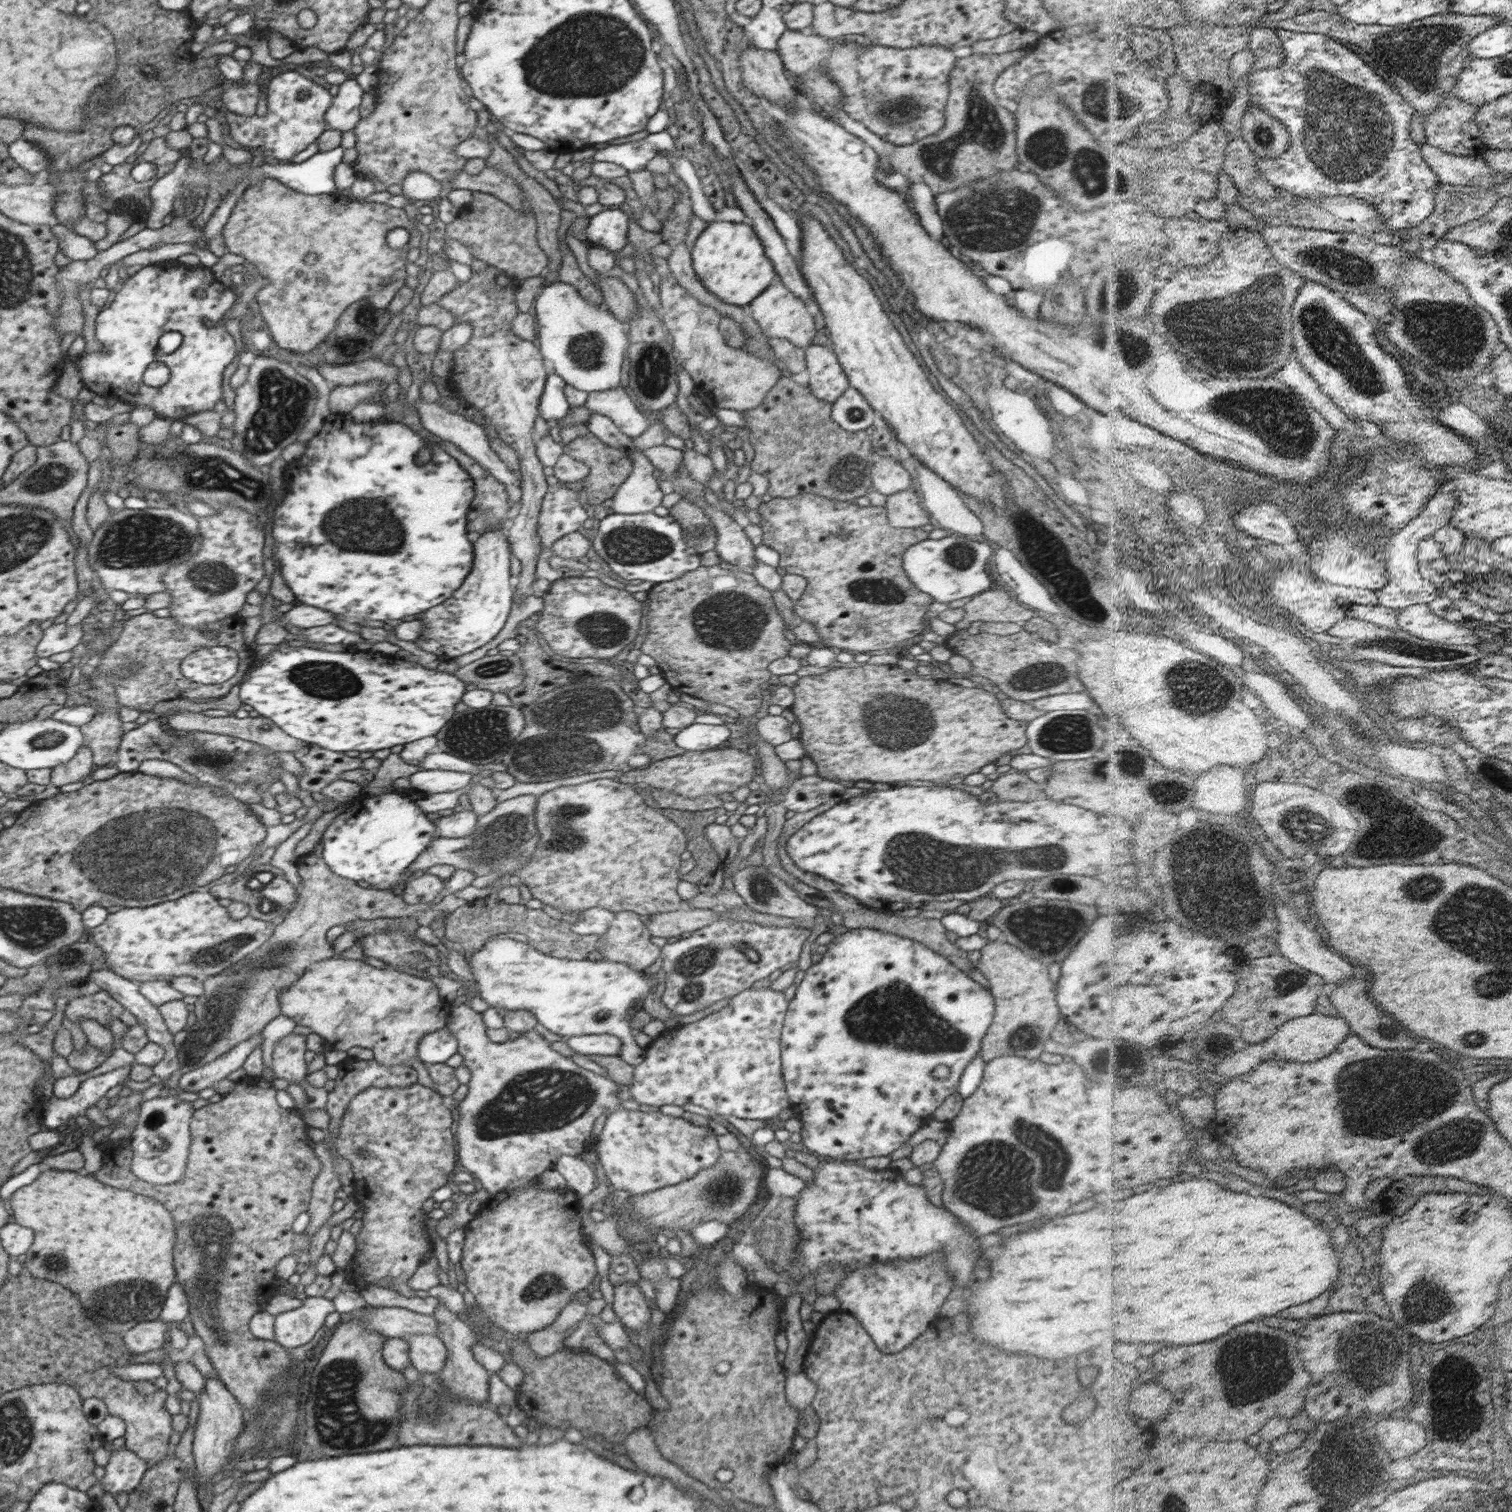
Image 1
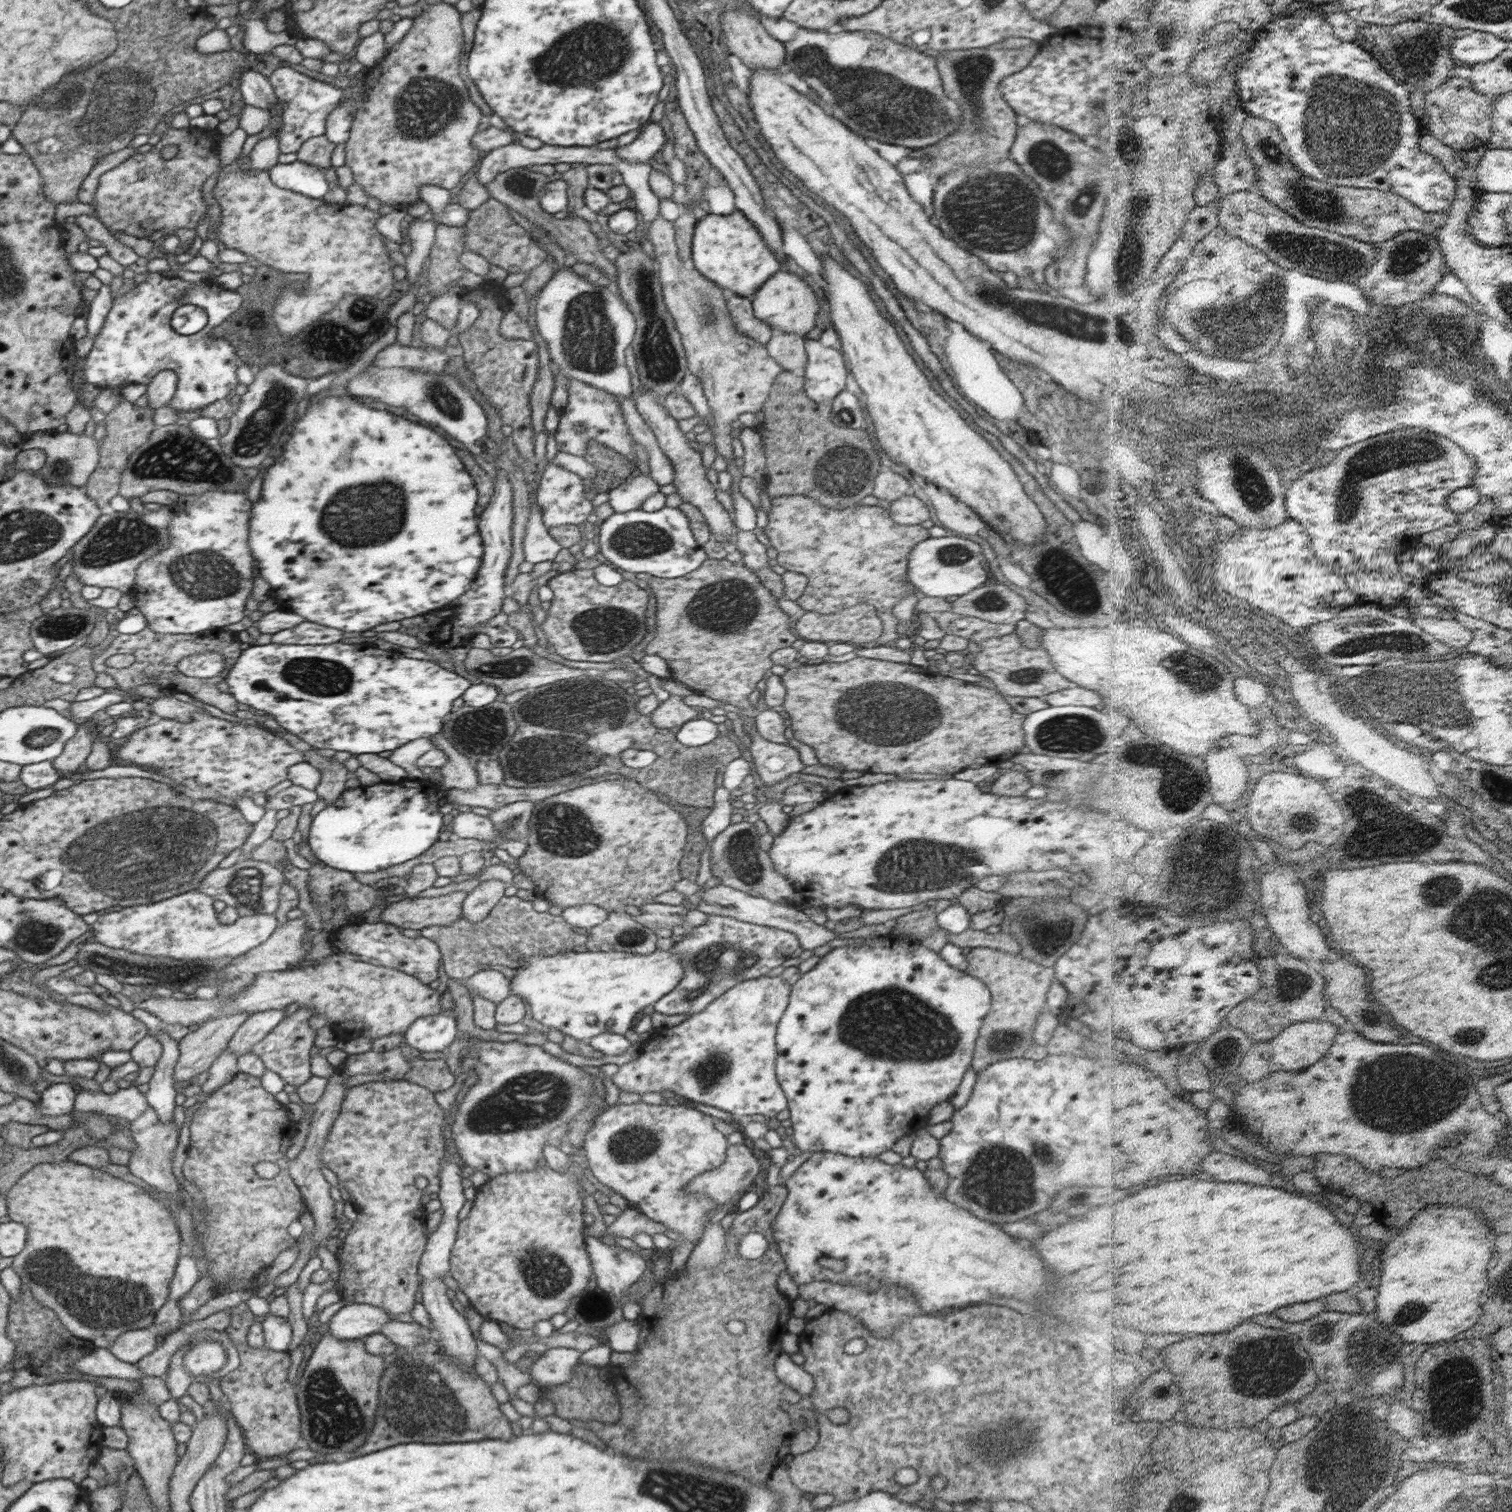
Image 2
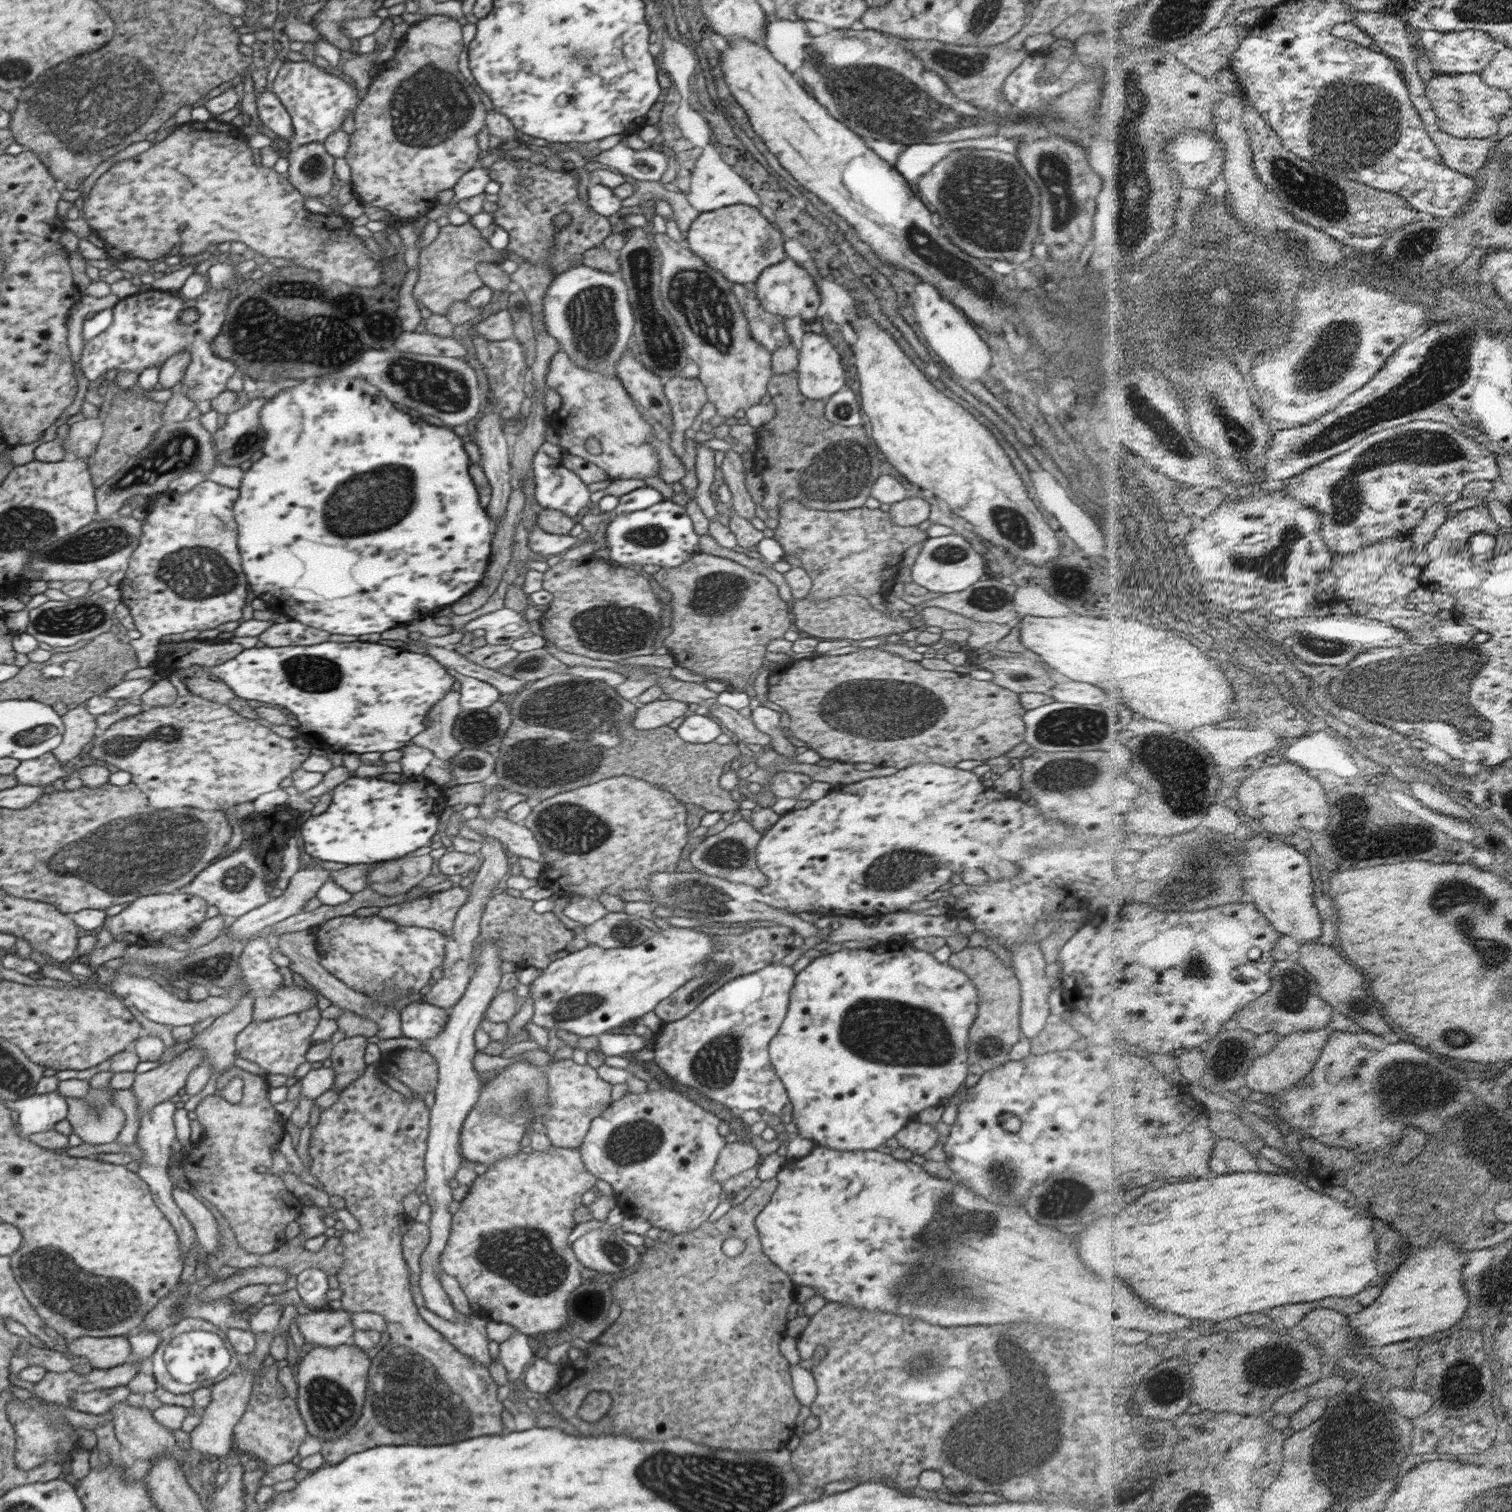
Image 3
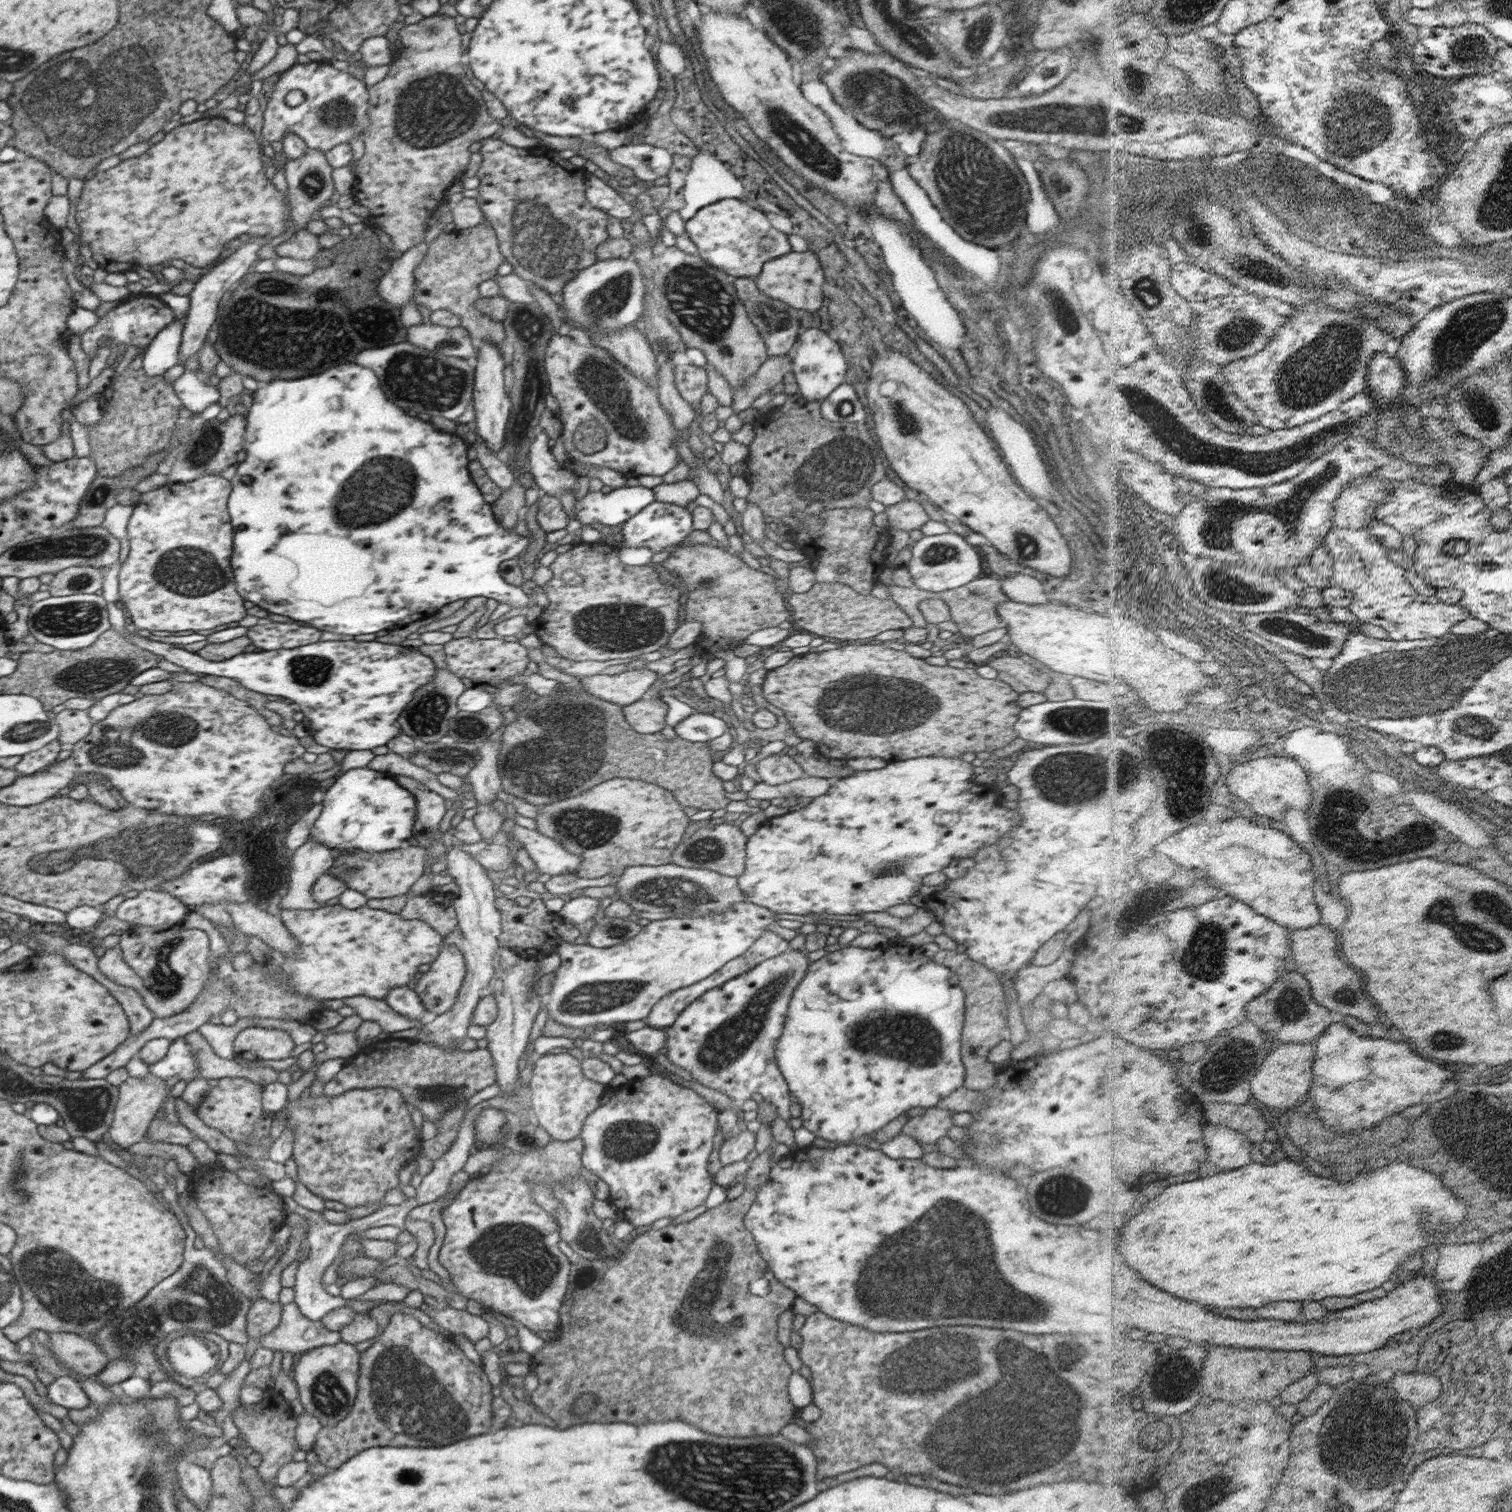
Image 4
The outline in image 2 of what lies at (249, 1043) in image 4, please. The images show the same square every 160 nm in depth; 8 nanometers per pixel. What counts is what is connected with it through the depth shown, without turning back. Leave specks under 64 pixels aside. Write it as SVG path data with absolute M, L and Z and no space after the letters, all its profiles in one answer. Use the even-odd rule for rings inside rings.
M300 1007L290 1016L285 1016L278 1026L275 1026L260 1042L252 1047L250 1053L257 1054L265 1064L265 1068L276 1072L285 1084L298 1087L315 1073L311 1064L310 1050L314 1046L317 1031L308 1025L308 1020L314 1015L316 1016L315 1009Z

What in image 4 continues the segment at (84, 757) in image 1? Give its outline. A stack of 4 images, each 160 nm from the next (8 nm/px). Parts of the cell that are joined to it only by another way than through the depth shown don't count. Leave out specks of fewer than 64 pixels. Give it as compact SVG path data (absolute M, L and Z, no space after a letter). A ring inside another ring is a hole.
M64 710L56 714L55 723L59 727L60 745L71 747L76 742L93 730L94 722L90 719L88 712L80 710Z

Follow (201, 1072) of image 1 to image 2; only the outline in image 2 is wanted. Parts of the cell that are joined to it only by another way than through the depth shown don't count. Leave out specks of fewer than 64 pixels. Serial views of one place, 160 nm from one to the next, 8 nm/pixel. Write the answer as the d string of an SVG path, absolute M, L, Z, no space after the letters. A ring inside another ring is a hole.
M278 1009L252 1013L234 1033L229 1050L238 1057L250 1053L257 1042L260 1042L275 1026L282 1022L285 1011L286 1009Z

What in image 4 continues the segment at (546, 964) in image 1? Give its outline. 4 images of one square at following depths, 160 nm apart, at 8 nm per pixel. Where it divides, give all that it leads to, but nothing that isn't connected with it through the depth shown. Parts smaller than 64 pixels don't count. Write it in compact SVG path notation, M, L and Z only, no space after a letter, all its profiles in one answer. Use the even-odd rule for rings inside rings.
M747 900L744 902L734 903L728 910L720 914L709 914L708 916L697 916L690 918L686 916L666 918L651 918L650 923L641 927L640 932L630 940L622 944L616 944L608 948L596 948L583 944L571 944L562 941L554 952L560 955L560 966L554 971L554 981L550 992L541 1000L541 1006L546 1007L549 1018L571 1026L572 1028L588 1028L598 1026L598 1024L614 1024L614 1022L632 1022L632 1020L644 1020L650 1014L652 1007L656 1005L664 996L668 996L669 992L690 986L694 982L700 982L700 978L708 978L713 975L716 970L720 970L726 963L738 958L744 954L754 942L756 942L766 931L768 926L778 924L778 916L775 912L767 908L752 904ZM602 984L634 984L640 986L640 990L636 992L636 998L618 1004L616 1008L592 1008L592 1010L578 1010L578 1018L574 1018L574 1006L568 1004L566 996L572 998L574 996L574 988L576 992L588 992L594 986L602 986Z

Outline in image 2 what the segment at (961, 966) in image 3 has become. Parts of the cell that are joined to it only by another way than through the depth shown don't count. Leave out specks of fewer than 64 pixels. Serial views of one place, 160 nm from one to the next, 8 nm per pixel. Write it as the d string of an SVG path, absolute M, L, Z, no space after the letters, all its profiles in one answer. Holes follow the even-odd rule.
M972 948L966 956L969 964L966 973L984 982L991 992L991 1010L985 1016L979 1035L988 1038L992 1026L994 1032L1012 1034L1014 1028L1020 1034L1030 1032L1042 1010L1046 1009L1046 992L1054 982L1054 968L1044 968L1021 954L1007 953L1004 949Z

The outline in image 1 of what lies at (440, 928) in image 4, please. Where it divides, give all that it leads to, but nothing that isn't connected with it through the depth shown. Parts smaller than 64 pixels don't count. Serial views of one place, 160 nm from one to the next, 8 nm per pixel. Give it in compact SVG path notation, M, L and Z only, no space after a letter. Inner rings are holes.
M320 842L308 855L300 858L298 873L301 878L301 886L298 891L298 899L291 911L287 912L285 919L275 926L275 932L265 942L264 947L254 950L246 955L240 962L236 962L220 975L205 978L205 994L196 1002L192 1009L191 1021L184 1030L177 1032L173 1038L173 1044L177 1049L179 1061L185 1070L204 1066L218 1057L226 1054L231 1048L238 1046L243 1040L263 1031L263 1028L277 1016L281 1015L280 1004L278 1004L278 993L283 988L292 986L305 971L310 963L326 960L334 955L332 945L326 941L326 932L334 926L345 925L347 922L362 920L374 920L374 918L402 918L402 916L416 918L420 927L429 926L435 918L446 916L467 904L467 901L458 898L453 893L447 892L441 902L434 904L408 904L401 896L394 895L390 890L376 890L363 888L356 881L342 878L333 874L325 861L322 859L322 846Z

